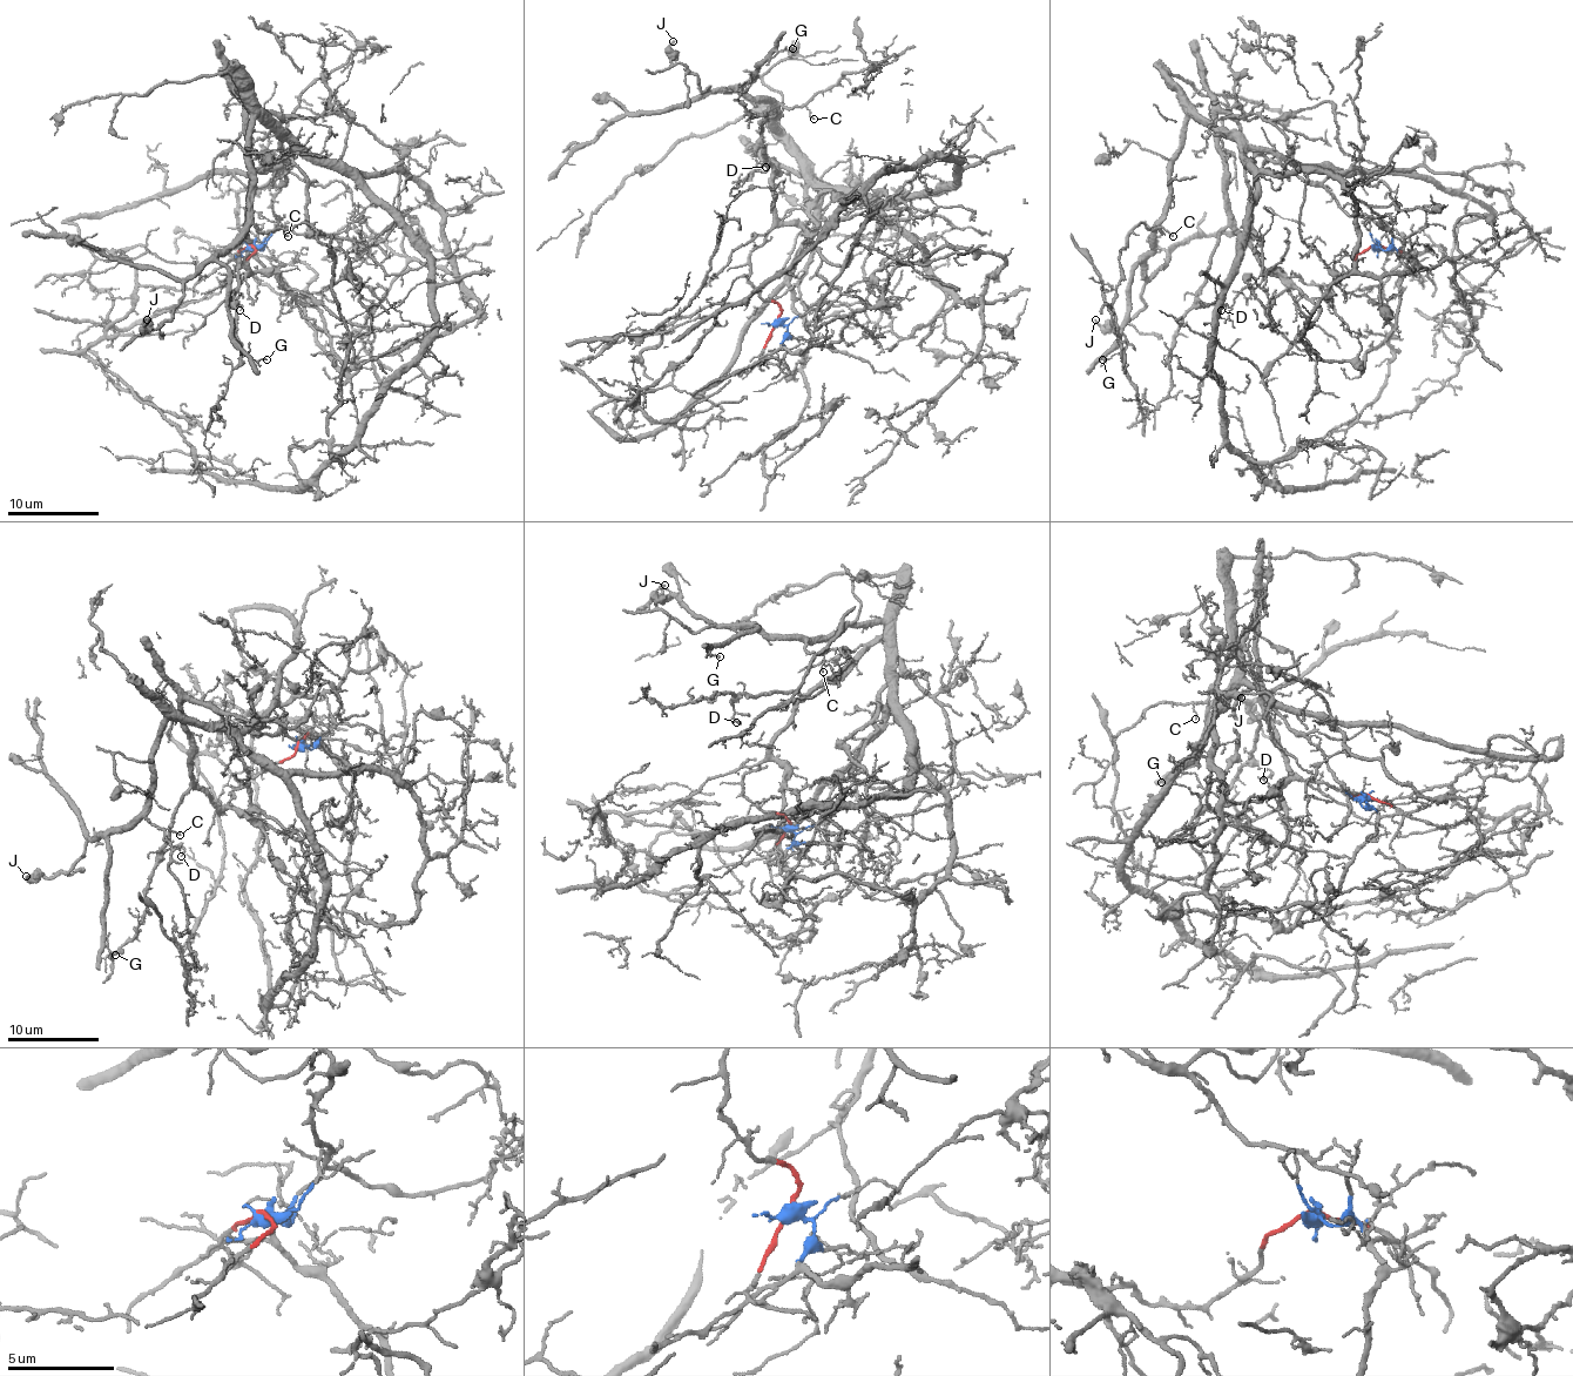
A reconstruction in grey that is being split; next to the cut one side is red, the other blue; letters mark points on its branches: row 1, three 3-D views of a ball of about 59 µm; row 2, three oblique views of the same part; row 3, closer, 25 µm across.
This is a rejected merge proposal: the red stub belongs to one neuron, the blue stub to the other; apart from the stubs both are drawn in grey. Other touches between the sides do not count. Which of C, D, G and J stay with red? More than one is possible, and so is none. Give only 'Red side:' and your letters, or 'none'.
Red side: D

